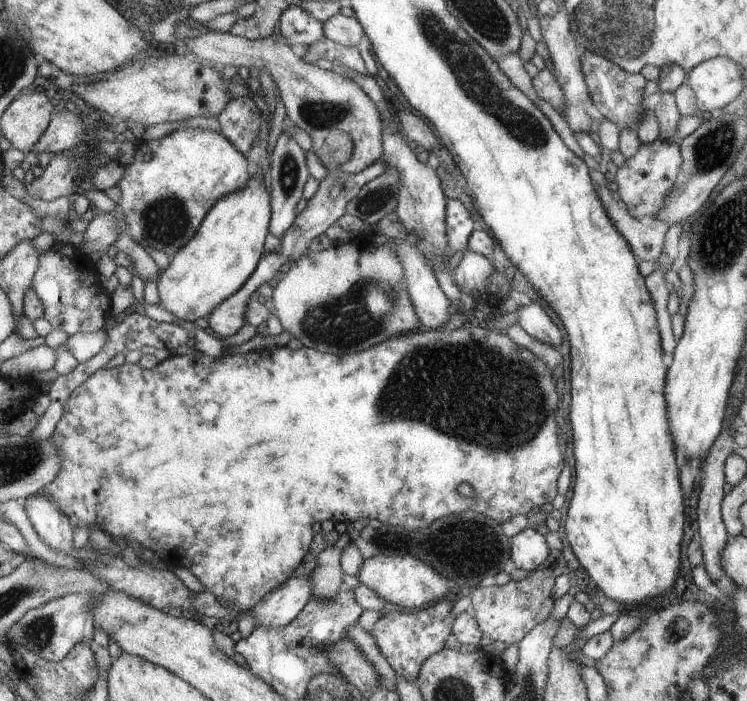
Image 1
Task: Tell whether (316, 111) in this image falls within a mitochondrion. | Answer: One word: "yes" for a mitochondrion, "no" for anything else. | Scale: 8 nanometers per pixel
yes

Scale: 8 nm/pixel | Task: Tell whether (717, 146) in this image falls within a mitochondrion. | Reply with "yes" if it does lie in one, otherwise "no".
yes

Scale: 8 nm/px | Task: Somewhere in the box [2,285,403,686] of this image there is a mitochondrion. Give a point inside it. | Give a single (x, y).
(42, 628)

